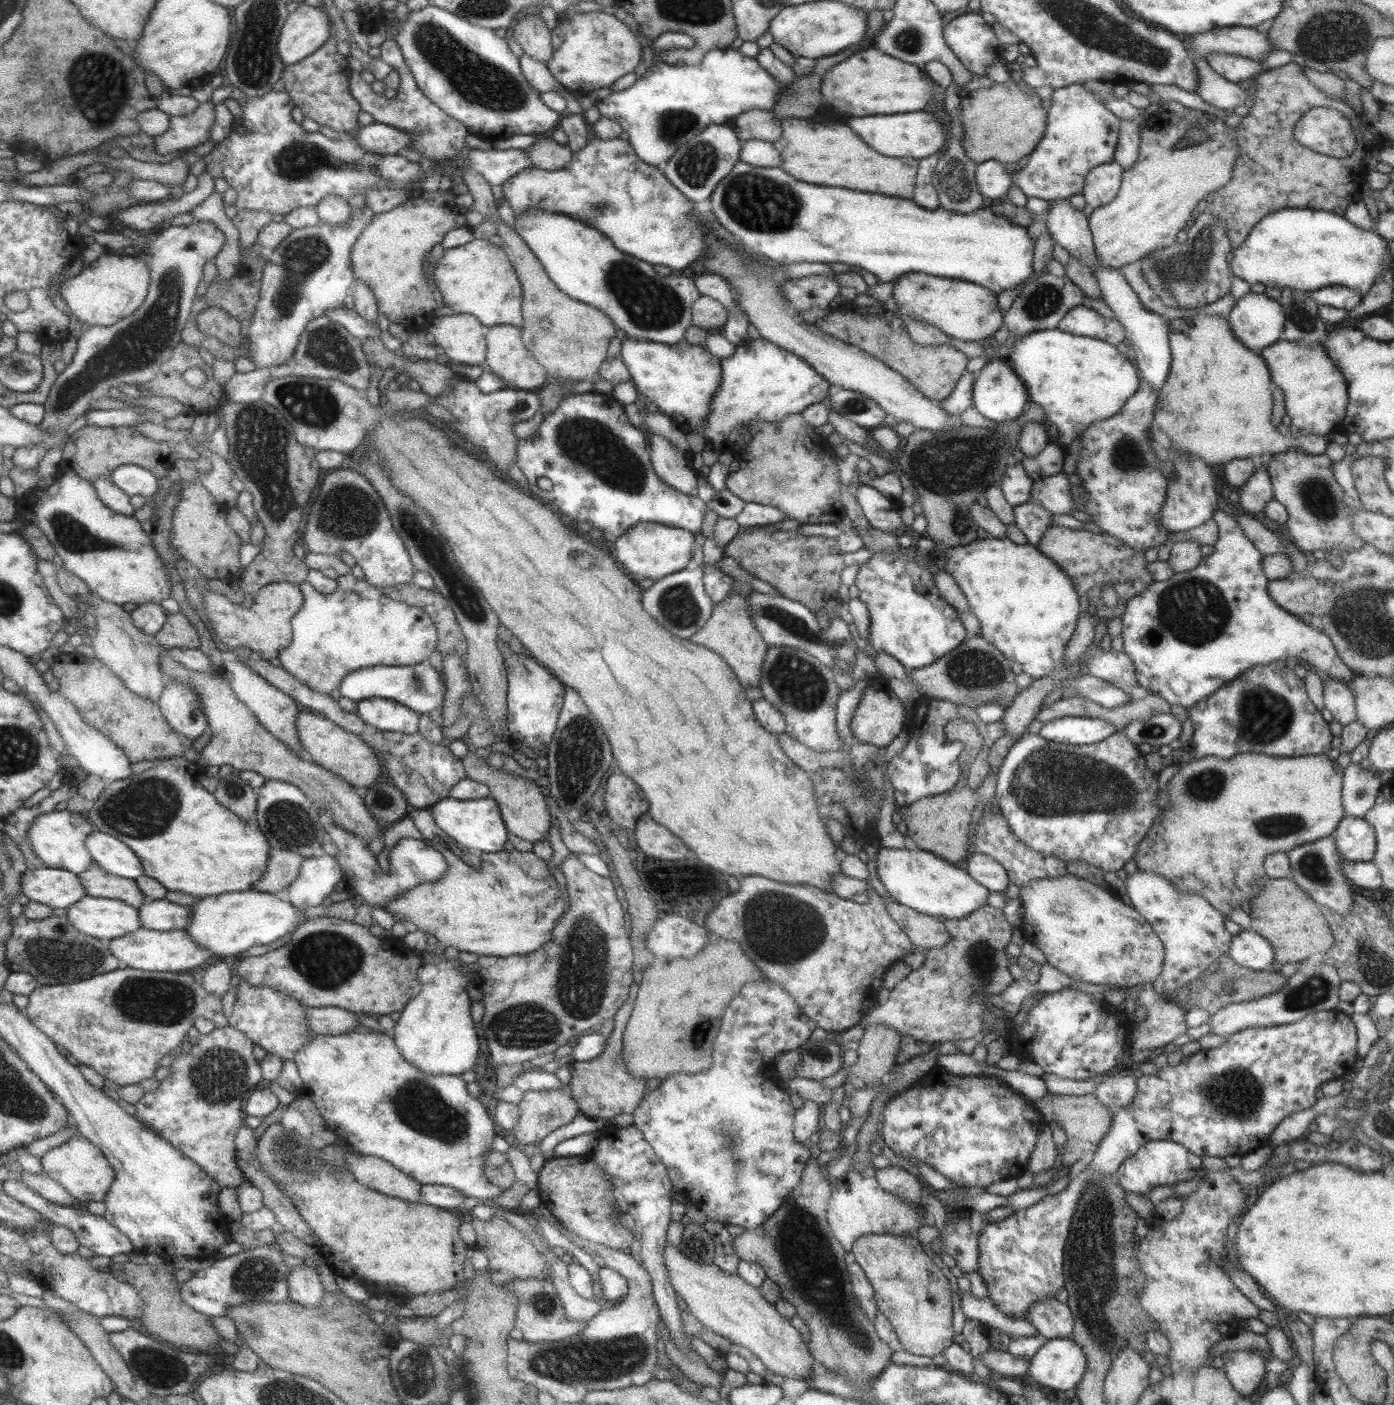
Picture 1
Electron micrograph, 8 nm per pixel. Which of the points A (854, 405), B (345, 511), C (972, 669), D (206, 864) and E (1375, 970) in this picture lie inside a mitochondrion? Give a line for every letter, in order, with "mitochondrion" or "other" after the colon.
A: mitochondrion
B: mitochondrion
C: mitochondrion
D: other
E: mitochondrion

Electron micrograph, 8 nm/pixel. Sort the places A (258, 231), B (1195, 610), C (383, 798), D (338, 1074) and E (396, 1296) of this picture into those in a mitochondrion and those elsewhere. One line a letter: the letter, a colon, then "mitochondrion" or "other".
A: other
B: mitochondrion
C: mitochondrion
D: other
E: other

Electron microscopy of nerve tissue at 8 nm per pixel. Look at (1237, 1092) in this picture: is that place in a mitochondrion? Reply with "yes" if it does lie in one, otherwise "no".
yes

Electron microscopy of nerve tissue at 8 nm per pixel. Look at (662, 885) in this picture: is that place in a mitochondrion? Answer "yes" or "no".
no

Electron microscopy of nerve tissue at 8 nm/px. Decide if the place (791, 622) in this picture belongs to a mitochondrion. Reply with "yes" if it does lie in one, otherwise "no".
yes

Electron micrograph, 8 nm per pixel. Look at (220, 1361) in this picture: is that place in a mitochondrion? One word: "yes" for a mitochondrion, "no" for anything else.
no

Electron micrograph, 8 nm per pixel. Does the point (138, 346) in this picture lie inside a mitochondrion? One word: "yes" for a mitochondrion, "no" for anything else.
yes

